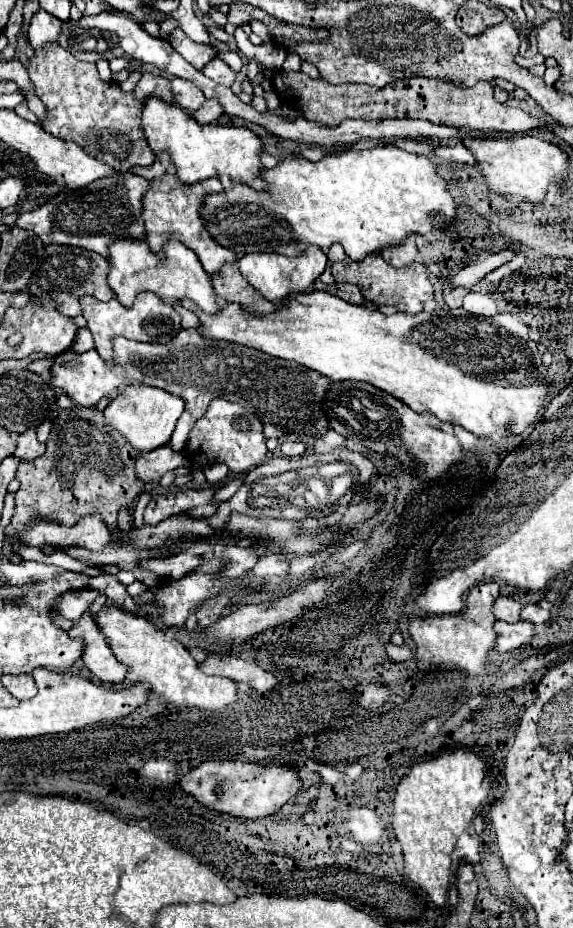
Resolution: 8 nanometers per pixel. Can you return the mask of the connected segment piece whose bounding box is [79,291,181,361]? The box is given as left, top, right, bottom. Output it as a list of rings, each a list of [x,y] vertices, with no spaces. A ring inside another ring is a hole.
[[[143,291],[143,295],[135,297],[135,303],[131,307],[123,307],[117,299],[111,299],[107,303],[97,301],[95,297],[83,297],[79,299],[83,307],[83,317],[87,319],[87,329],[93,333],[95,339],[95,351],[105,359],[111,361],[113,357],[113,343],[111,339],[115,335],[133,339],[133,341],[149,341],[149,343],[167,343],[181,331],[181,319],[177,311],[163,303],[157,295]]]

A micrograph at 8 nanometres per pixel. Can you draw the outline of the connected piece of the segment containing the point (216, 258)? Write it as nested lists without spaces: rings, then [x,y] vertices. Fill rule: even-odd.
[[[165,173],[159,179],[151,181],[151,189],[147,189],[147,195],[143,195],[143,221],[145,221],[145,231],[147,231],[147,243],[151,247],[151,251],[159,251],[163,247],[163,243],[173,237],[177,241],[181,241],[183,245],[187,245],[191,251],[195,251],[195,255],[199,257],[203,269],[213,275],[219,273],[219,269],[223,265],[231,265],[235,261],[233,251],[217,245],[211,235],[207,233],[203,219],[199,217],[199,207],[203,203],[203,197],[209,193],[219,193],[223,191],[219,179],[205,179],[203,183],[195,183],[195,185],[185,185],[179,183],[177,175],[169,175]]]

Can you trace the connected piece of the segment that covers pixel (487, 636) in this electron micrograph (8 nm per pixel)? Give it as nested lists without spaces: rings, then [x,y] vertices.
[[[479,583],[469,591],[467,607],[459,615],[445,615],[445,617],[427,617],[427,619],[413,619],[409,623],[409,633],[415,641],[415,661],[419,669],[429,669],[431,665],[455,665],[463,673],[475,677],[485,673],[485,657],[495,645],[495,631],[493,623],[493,603],[499,597],[497,583]]]

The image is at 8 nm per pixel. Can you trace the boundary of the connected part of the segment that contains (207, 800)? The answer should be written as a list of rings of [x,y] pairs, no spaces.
[[[207,761],[191,769],[179,781],[181,789],[191,793],[207,809],[237,817],[261,819],[273,815],[301,789],[301,779],[293,765],[285,763],[251,763],[251,761]]]

